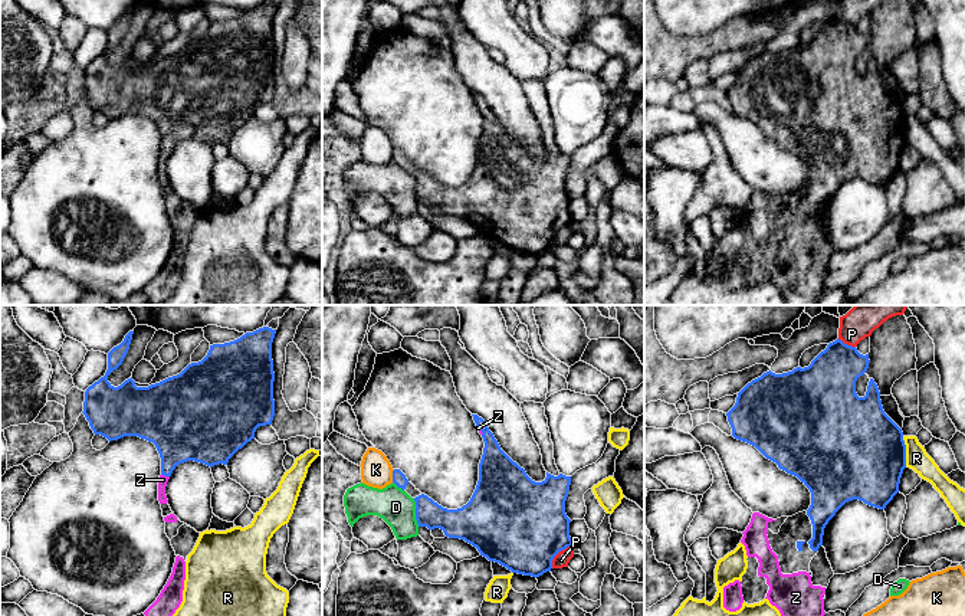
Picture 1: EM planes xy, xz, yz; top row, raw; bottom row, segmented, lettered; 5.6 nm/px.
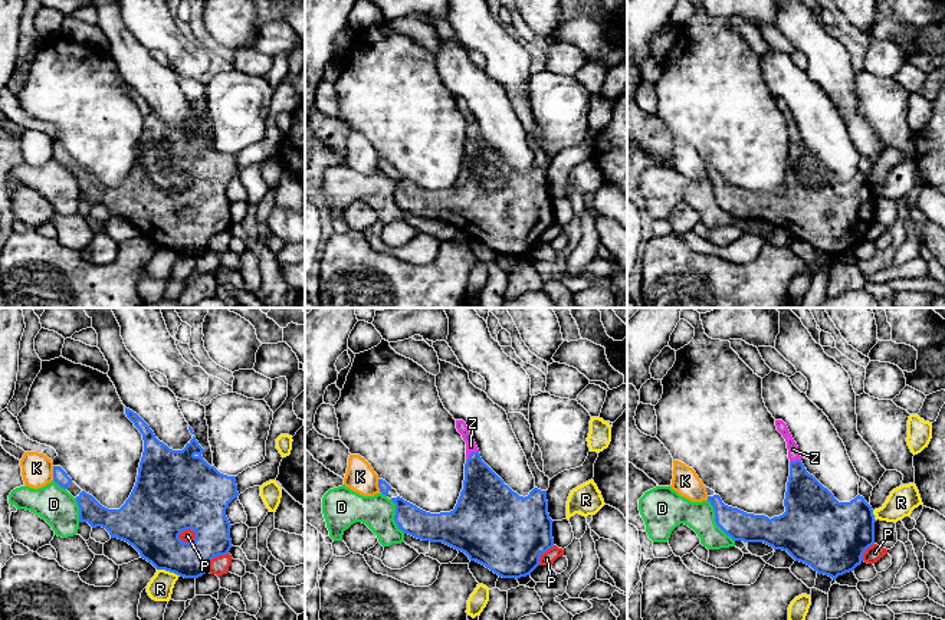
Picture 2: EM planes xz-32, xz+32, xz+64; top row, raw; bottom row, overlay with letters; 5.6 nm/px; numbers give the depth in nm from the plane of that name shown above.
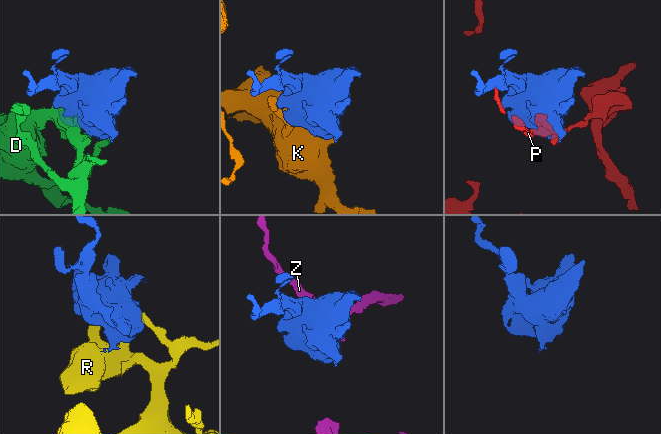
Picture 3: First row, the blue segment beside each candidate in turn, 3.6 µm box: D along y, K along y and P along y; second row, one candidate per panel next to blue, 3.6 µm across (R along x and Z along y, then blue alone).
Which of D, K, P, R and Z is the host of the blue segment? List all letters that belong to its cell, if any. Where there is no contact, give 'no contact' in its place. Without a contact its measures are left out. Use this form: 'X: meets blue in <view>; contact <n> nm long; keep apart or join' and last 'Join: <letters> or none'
D: meets blue in xz; contact 160 nm long; keep apart
K: meets blue in xz; contact 70 nm long; keep apart
P: meets blue in xz; contact 170 nm long; keep apart
R: meets blue in yz; contact 170 nm long; keep apart
Z: meets blue in xy; contact 50 nm long; join
Join: Z

